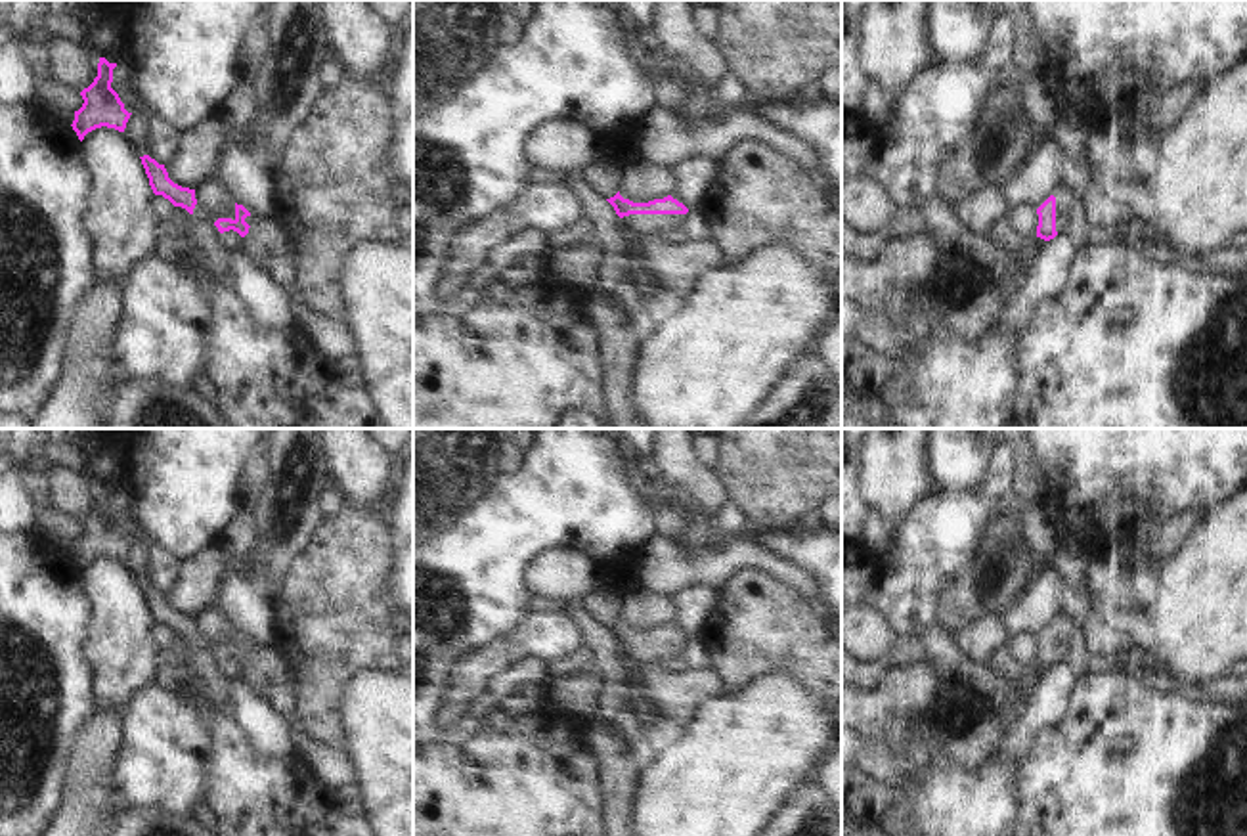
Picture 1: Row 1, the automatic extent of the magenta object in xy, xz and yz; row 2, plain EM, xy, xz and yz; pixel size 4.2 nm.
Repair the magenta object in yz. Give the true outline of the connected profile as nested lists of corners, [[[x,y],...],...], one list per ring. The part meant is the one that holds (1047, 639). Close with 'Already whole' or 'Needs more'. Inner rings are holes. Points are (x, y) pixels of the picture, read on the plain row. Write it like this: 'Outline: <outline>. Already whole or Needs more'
Outline: [[[1058,616],[1039,637],[1039,670],[1017,679],[1008,681],[996,673],[991,666],[974,662],[968,658],[960,647],[954,643],[952,635],[935,624],[924,643],[930,662],[935,668],[937,677],[945,687],[956,693],[970,693],[981,704],[989,708],[1004,708],[1008,694],[1012,691],[1021,691],[1027,698],[1037,689],[1044,673],[1058,662],[1067,658],[1067,649],[1071,645],[1073,622],[1067,616]]]. Needs more

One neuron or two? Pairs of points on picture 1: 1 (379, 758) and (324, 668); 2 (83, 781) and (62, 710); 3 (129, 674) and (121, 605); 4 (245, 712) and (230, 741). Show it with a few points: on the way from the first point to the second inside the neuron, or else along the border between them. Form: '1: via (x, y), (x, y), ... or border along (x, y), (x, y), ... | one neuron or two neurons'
1: border along (379, 672), (358, 672), (345, 685), (341, 741) | two neurons
2: border along (94, 706), (67, 748), (65, 771), (60, 783) | two neurons
3: via (123, 657), (121, 622) | one neuron
4: border along (224, 708), (241, 737), (268, 760) | two neurons

